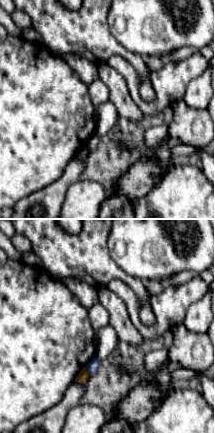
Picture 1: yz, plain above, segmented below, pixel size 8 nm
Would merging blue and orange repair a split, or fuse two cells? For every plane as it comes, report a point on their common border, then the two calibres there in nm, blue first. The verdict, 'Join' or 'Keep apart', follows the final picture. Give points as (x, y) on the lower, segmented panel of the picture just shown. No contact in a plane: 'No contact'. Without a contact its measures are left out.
Touches blue at (87, 370). Thickness 90 nm (blue) against 90 nm

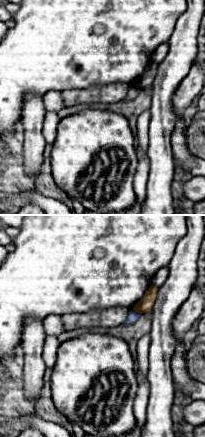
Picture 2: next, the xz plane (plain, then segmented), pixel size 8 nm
Touches blue at (137, 312). Thickness 80 nm (blue) against 110 nm

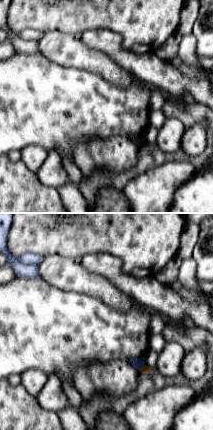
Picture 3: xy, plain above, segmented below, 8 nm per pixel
Touches blue at (141, 366). Thickness 80 nm (blue) against 60 nm

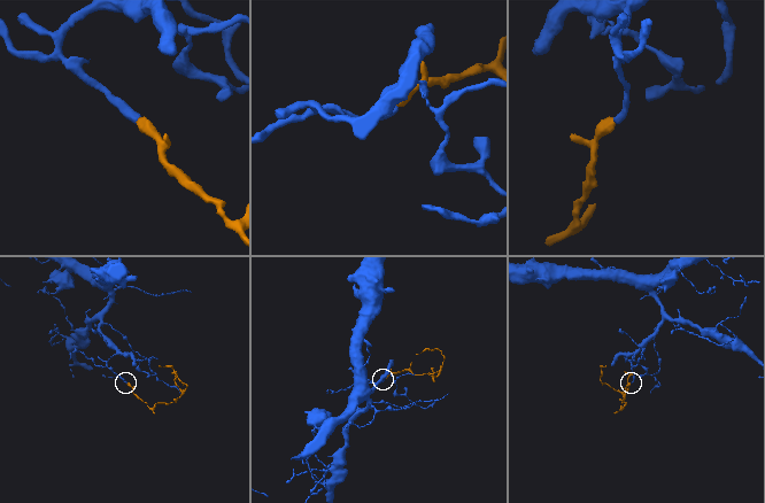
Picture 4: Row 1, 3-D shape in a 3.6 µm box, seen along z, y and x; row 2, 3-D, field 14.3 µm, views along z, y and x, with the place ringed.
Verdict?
Keep apart

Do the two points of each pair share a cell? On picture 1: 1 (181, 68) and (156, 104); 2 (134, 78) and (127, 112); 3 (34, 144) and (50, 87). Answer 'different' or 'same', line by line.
1: same
2: different
3: same

